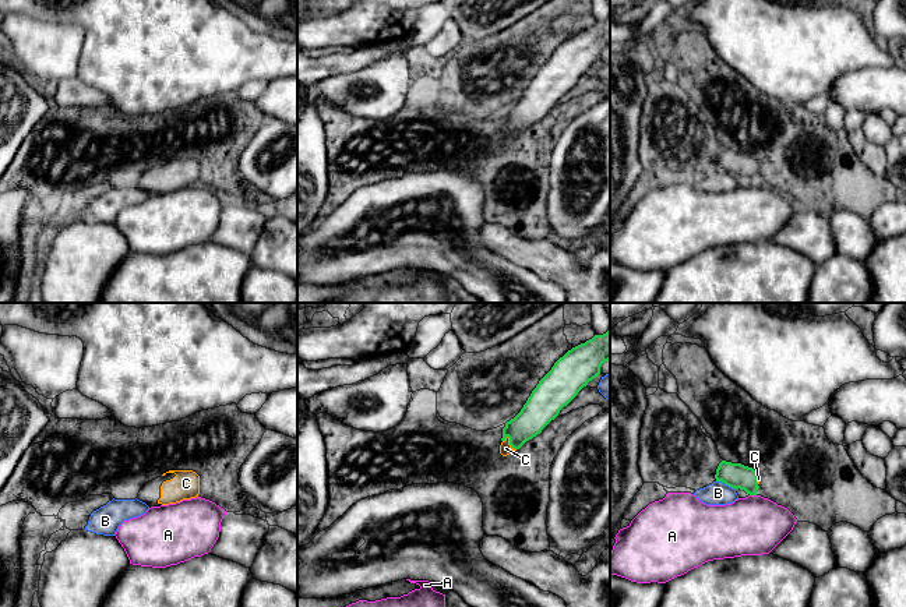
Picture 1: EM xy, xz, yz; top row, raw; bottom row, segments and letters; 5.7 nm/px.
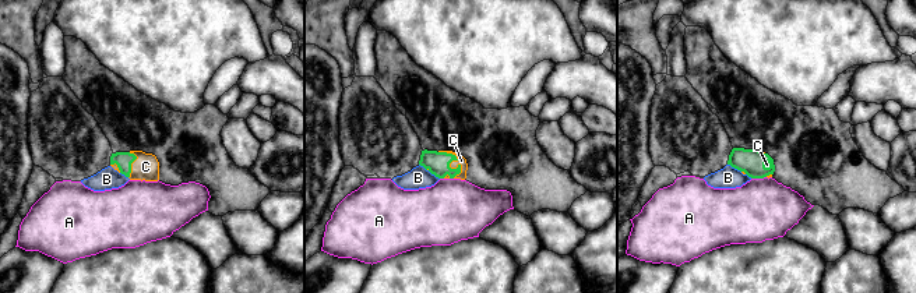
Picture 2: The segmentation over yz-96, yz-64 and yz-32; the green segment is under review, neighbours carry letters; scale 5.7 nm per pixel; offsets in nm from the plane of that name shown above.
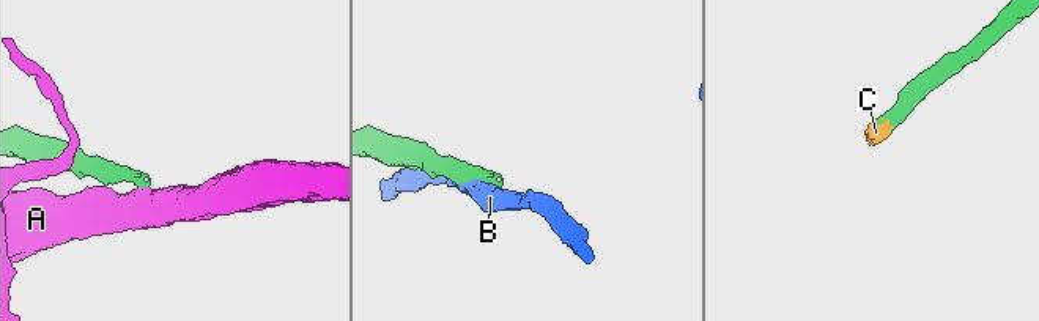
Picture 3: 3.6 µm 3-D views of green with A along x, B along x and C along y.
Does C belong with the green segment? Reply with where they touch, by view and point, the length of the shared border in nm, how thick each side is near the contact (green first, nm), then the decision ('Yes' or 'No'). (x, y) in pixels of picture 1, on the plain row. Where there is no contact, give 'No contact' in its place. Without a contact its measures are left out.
Touches green at xz (510, 130). Shared border 100 nm. Thickness 180 nm (green) against 70 nm. Yes

